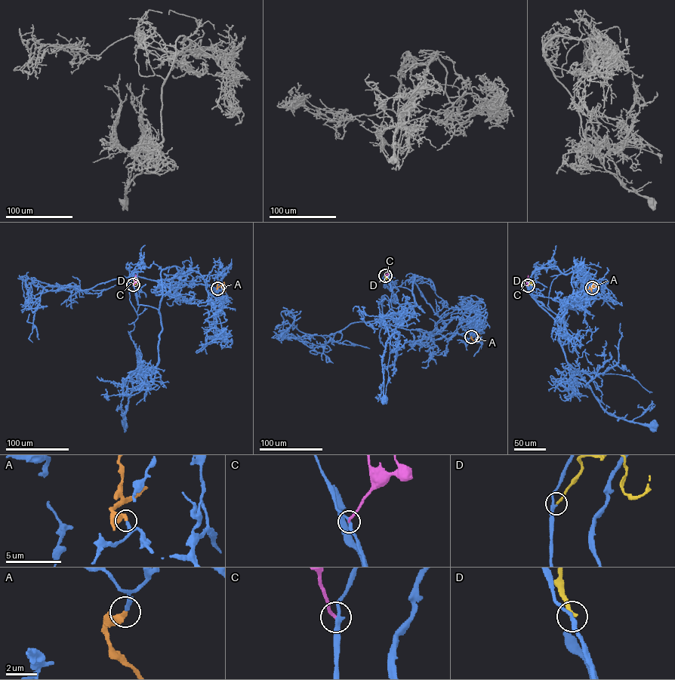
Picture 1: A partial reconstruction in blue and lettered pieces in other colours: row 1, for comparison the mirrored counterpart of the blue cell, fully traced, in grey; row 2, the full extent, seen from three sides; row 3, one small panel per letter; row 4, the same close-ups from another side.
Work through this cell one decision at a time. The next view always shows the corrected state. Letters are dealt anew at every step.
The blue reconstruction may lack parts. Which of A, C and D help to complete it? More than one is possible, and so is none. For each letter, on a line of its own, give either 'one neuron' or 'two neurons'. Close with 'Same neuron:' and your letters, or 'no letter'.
A: one neuron
C: two neurons
D: one neuron
Same neuron: A, D

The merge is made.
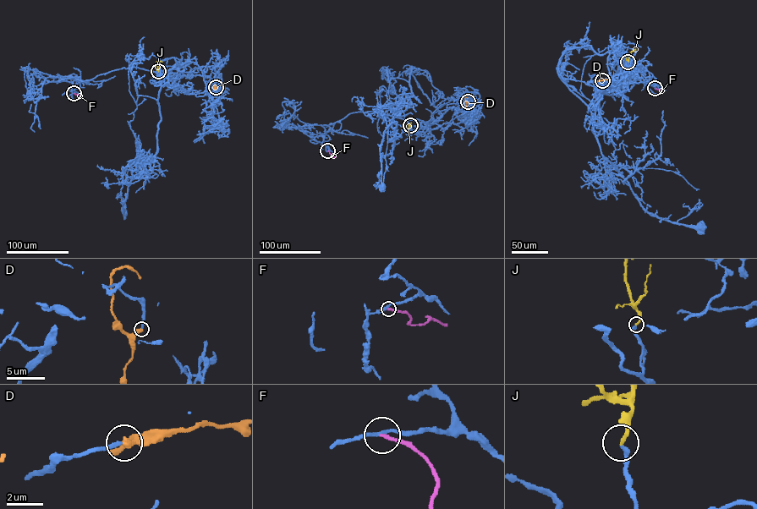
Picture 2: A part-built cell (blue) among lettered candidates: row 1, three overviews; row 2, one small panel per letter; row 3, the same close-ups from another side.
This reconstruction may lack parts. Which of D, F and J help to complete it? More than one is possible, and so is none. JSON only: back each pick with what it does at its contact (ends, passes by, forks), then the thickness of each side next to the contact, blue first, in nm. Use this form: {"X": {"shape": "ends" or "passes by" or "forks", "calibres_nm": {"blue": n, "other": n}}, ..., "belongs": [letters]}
{"D": {"shape": "ends", "calibres_nm": {"blue": 200, "other": 400}}, "J": {"shape": "ends", "calibres_nm": {"blue": 240, "other": 200}}, "belongs": ["D", "J"]}

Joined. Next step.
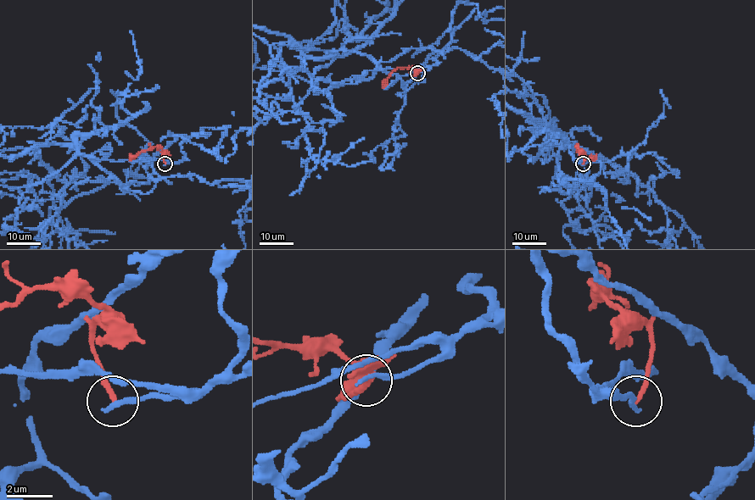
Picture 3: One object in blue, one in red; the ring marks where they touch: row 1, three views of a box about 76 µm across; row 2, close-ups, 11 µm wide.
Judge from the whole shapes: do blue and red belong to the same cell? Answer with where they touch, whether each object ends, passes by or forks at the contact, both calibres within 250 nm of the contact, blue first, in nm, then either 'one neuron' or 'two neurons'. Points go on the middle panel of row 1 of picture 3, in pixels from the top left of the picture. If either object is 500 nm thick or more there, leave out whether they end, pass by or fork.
(417, 73) | blue ends | red ends | 240/200 nm | two neurons

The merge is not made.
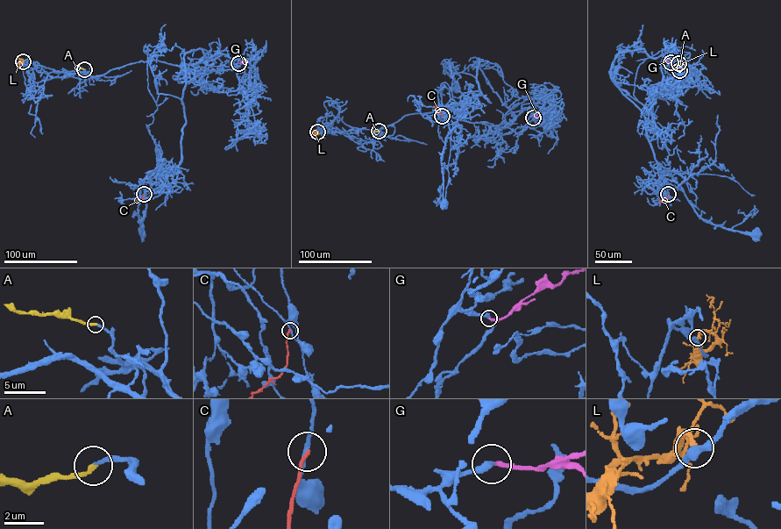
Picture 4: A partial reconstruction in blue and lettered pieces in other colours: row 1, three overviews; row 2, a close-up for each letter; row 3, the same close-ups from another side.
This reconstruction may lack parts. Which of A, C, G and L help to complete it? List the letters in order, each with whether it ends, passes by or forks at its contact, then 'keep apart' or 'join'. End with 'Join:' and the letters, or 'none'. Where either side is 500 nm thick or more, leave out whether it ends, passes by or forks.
A: it ends; join
C: it ends; keep apart
G: it ends; join
L: it ends; keep apart
Join: A, G

